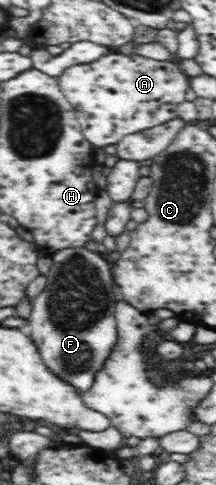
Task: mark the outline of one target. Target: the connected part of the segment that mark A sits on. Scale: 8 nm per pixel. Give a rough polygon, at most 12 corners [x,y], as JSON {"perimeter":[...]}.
{"perimeter":[[117,52],[57,79],[96,147],[179,118],[180,63]]}

